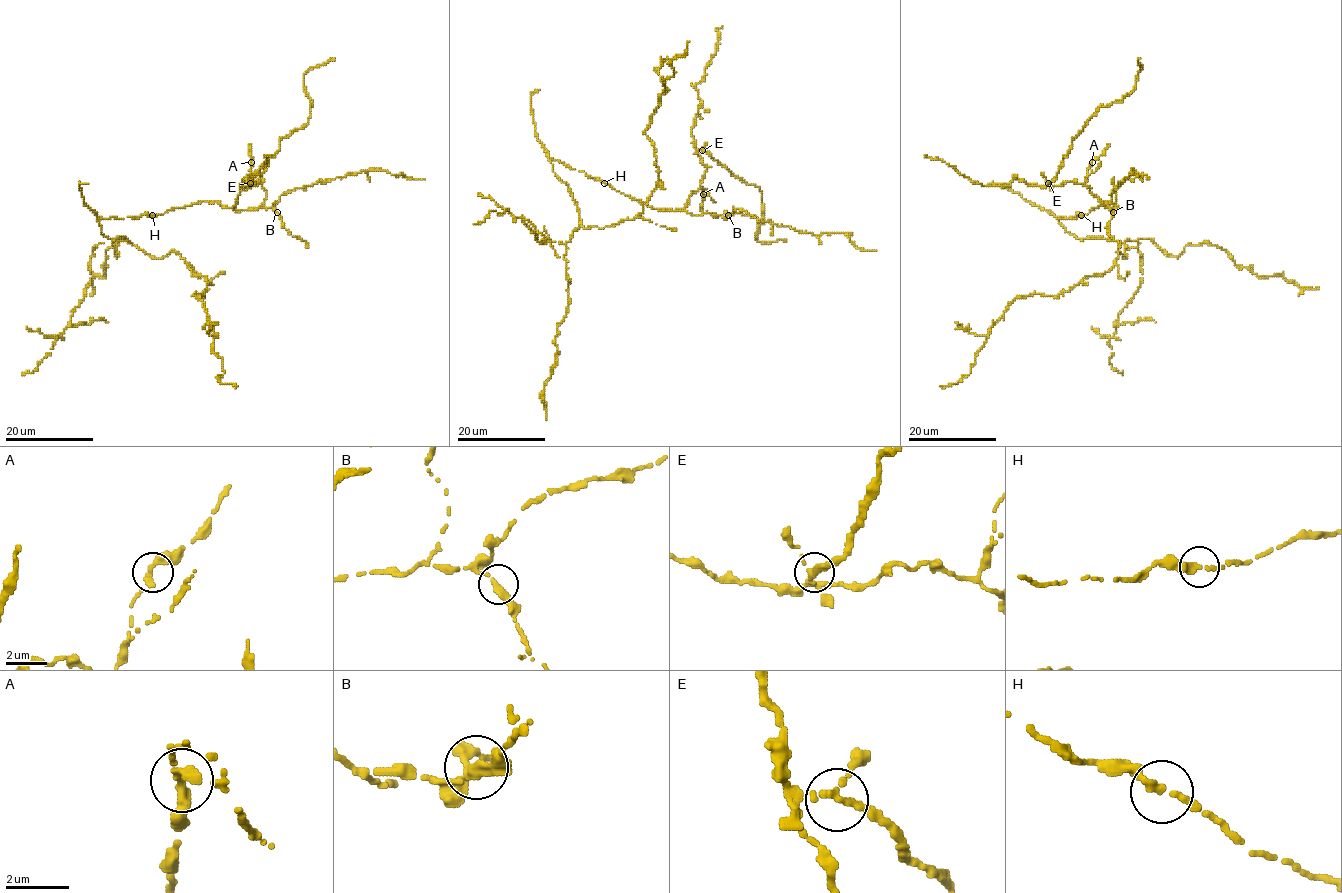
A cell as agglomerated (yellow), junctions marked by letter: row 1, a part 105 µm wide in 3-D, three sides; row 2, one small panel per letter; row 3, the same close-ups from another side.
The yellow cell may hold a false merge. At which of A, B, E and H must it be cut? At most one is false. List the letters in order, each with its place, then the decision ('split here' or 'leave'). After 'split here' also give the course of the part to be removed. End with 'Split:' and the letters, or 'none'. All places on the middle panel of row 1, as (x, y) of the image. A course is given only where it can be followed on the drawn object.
A: place (703, 194); leave
B: place (728, 215); leave
E: place (702, 150); split here; course (702, 150), (730, 173), (759, 188), (763, 222), (754, 238), (762, 242), (786, 240)
H: place (604, 183); leave
Split: E

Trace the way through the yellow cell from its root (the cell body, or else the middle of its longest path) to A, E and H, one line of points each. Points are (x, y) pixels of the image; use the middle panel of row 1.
A: (556, 161), (657, 209), (683, 209), (691, 194), (701, 186), (703, 194)
E: (556, 161), (648, 206), (679, 210), (699, 188), (707, 169), (696, 153), (702, 150)
H: (556, 161), (604, 183)

